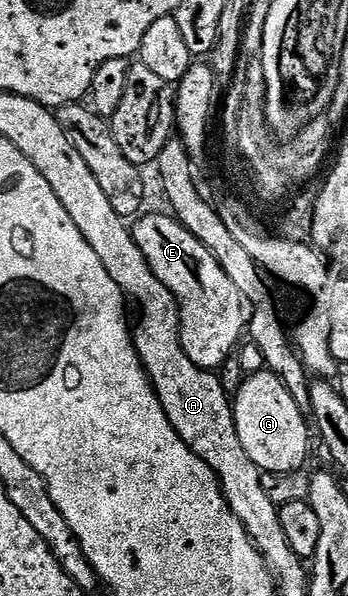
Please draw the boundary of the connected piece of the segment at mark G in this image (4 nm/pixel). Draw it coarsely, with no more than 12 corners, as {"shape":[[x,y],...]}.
{"shape":[[277,374],[244,376],[237,435],[263,473],[300,472],[313,441]]}

